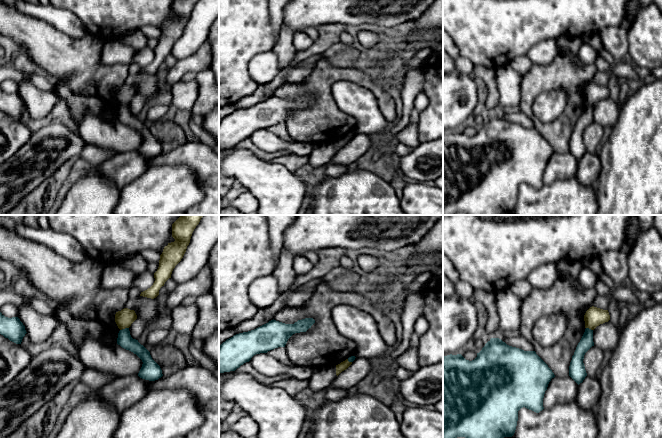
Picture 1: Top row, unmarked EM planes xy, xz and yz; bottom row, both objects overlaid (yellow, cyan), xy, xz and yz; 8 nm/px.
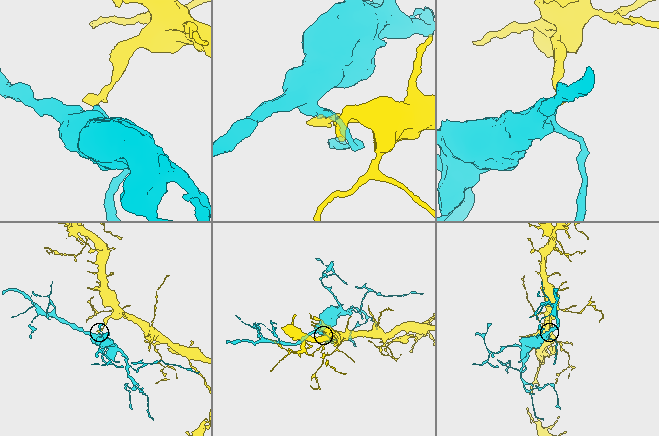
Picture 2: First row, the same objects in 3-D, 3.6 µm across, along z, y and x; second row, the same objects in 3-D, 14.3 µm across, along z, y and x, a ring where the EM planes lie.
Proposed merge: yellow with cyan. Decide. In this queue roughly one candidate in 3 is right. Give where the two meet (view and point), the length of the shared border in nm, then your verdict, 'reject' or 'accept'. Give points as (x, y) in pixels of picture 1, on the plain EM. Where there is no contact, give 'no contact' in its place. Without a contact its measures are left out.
xy (124, 104) | 80 nm | reject

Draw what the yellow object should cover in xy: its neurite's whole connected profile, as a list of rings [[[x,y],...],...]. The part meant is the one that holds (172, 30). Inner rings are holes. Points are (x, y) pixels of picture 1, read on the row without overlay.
[[[172,0],[172,13],[174,18],[168,19],[160,31],[159,43],[154,49],[155,57],[140,72],[154,75],[159,71],[159,66],[171,54],[175,42],[183,34],[194,5],[198,0]]]

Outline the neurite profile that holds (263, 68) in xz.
[[[273,49],[254,56],[248,64],[251,78],[259,85],[271,82],[280,71]]]

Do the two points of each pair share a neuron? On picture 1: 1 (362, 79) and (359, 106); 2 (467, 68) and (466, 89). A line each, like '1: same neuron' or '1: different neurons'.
1: different neurons
2: different neurons

